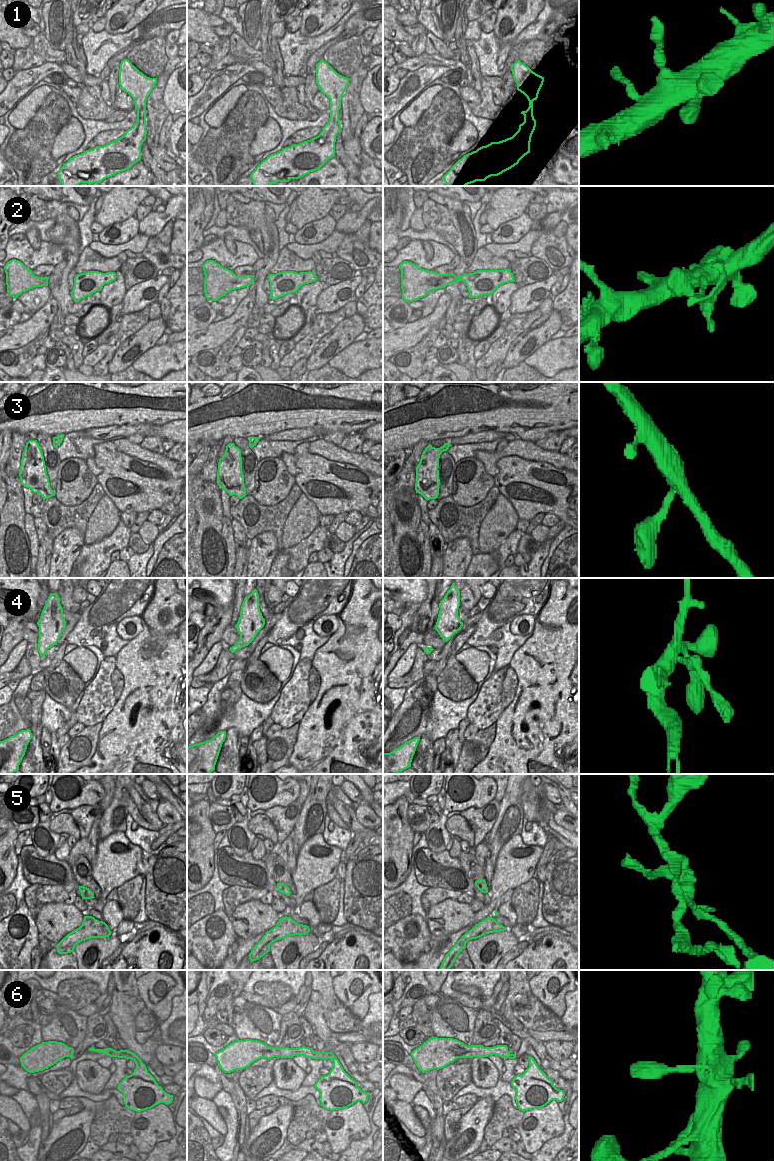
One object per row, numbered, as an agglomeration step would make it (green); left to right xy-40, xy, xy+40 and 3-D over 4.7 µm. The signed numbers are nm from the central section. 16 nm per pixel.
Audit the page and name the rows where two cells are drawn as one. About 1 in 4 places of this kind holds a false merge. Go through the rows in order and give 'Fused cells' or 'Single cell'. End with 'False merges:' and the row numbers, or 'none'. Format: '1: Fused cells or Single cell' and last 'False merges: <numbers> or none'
1: Single cell
2: Fused cells
3: Single cell
4: Single cell
5: Fused cells
6: Single cell
False merges: 2, 5

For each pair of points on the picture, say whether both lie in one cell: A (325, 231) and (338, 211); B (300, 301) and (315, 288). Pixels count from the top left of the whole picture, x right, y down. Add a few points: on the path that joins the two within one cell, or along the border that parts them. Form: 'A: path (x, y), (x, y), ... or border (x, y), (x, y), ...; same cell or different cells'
A: border (332, 217), (336, 220); different cells
B: path (303, 298), (311, 291); same cell

